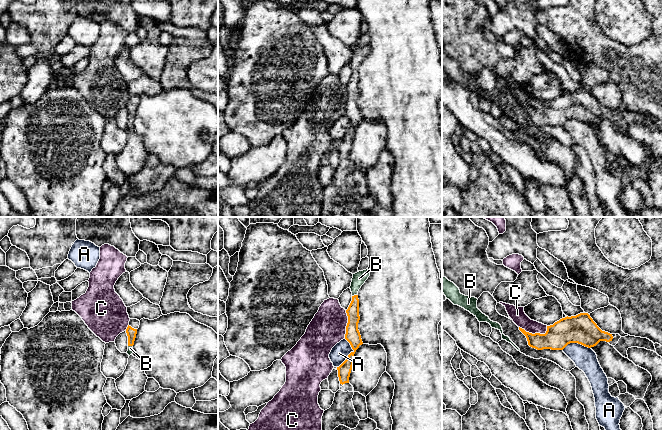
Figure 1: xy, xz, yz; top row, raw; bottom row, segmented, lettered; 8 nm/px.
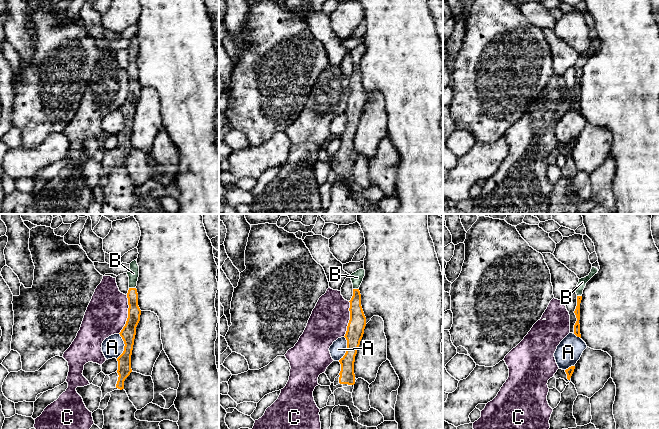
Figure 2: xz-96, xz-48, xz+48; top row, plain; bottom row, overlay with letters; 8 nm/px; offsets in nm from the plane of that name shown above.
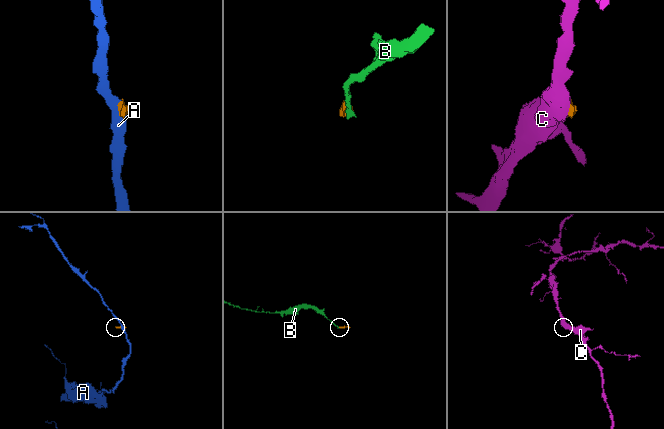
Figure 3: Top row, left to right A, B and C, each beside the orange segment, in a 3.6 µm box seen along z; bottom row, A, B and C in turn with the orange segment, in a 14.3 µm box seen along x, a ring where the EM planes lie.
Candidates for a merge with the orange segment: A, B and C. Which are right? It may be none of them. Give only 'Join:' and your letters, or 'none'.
Join: B

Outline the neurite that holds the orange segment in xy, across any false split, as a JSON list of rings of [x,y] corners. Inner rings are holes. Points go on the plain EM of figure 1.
[[[128,101],[126,105],[126,109],[128,112],[128,127],[127,130],[130,132],[133,129],[133,121],[137,110],[137,105],[132,104]]]

